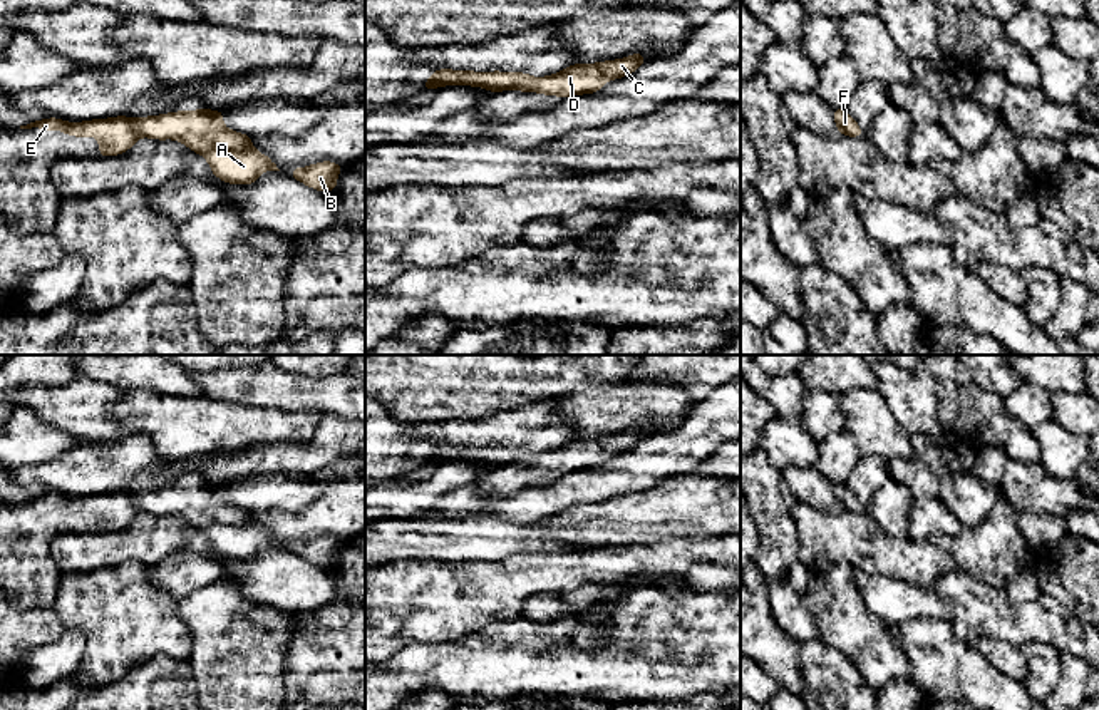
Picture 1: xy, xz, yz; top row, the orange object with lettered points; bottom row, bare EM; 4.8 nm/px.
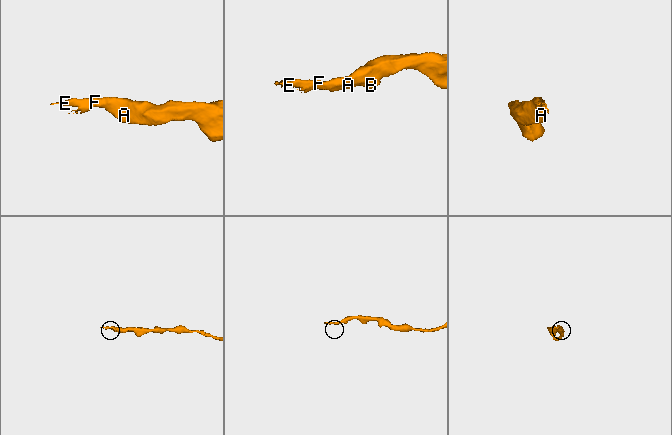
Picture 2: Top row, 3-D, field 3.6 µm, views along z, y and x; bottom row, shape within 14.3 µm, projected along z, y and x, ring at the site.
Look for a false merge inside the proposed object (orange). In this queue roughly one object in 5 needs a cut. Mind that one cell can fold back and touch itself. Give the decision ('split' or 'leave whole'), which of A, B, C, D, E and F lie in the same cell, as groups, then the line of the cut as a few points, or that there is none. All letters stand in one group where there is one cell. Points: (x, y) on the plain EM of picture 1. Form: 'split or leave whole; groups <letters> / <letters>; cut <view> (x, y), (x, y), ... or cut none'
leave whole; groups A B C D E F; cut none

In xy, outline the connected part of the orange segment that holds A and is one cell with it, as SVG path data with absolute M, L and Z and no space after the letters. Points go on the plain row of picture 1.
M203 481L198 486L139 494L122 489L109 494L67 497L52 491L20 501L20 504L37 502L45 507L57 504L74 512L94 511L99 516L97 532L119 531L129 526L139 512L181 516L208 536L213 551L228 559L250 561L261 548L280 546L270 531L251 521L255 512L226 504L223 491L224 486L209 486Z

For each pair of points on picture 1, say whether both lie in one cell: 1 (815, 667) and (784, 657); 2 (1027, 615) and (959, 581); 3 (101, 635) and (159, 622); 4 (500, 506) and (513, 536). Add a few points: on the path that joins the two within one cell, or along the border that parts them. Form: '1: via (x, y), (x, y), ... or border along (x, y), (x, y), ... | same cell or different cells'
1: border along (796, 643), (796, 662), (803, 692) | different cells
2: via (1009, 615), (985, 612), (974, 600) | same cell
3: via (116, 632), (126, 622), (144, 622) | same cell
4: border along (466, 519), (498, 516), (520, 524), (538, 524) | different cells

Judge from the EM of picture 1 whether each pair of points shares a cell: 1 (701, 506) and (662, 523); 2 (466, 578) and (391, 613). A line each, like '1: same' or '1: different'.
1: same
2: same

